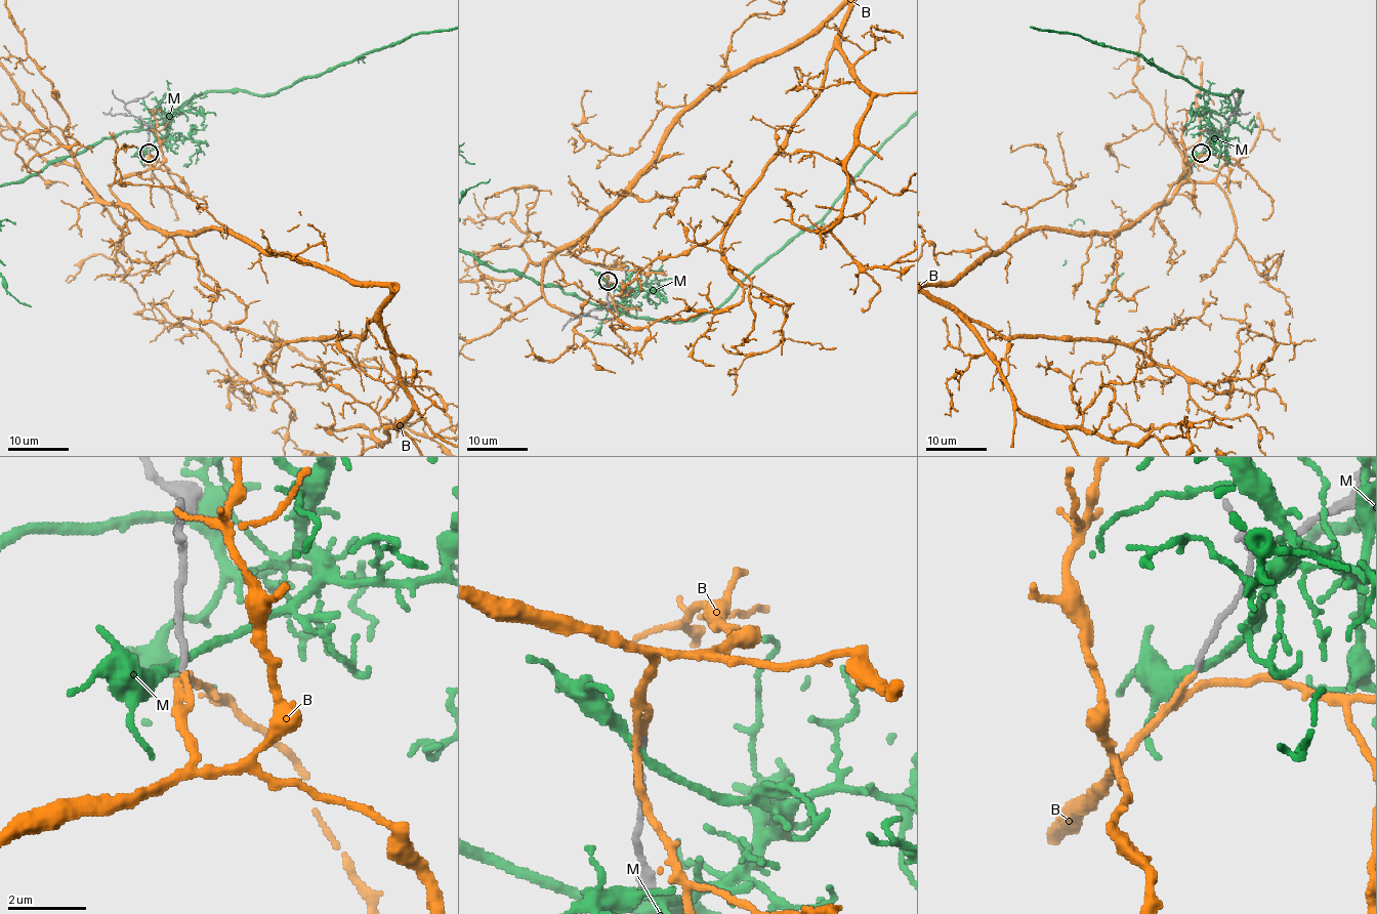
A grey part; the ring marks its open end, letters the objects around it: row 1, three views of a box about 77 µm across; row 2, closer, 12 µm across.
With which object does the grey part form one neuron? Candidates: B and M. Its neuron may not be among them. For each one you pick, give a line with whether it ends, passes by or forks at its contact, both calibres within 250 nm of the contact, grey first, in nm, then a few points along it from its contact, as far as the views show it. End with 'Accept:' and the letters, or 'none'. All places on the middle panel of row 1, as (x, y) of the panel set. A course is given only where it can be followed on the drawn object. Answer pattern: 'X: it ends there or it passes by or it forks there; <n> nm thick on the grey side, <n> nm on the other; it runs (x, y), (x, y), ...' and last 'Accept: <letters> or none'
B: it passes by; 150 nm thick on the grey side, 180 nm on the other
Accept: B

